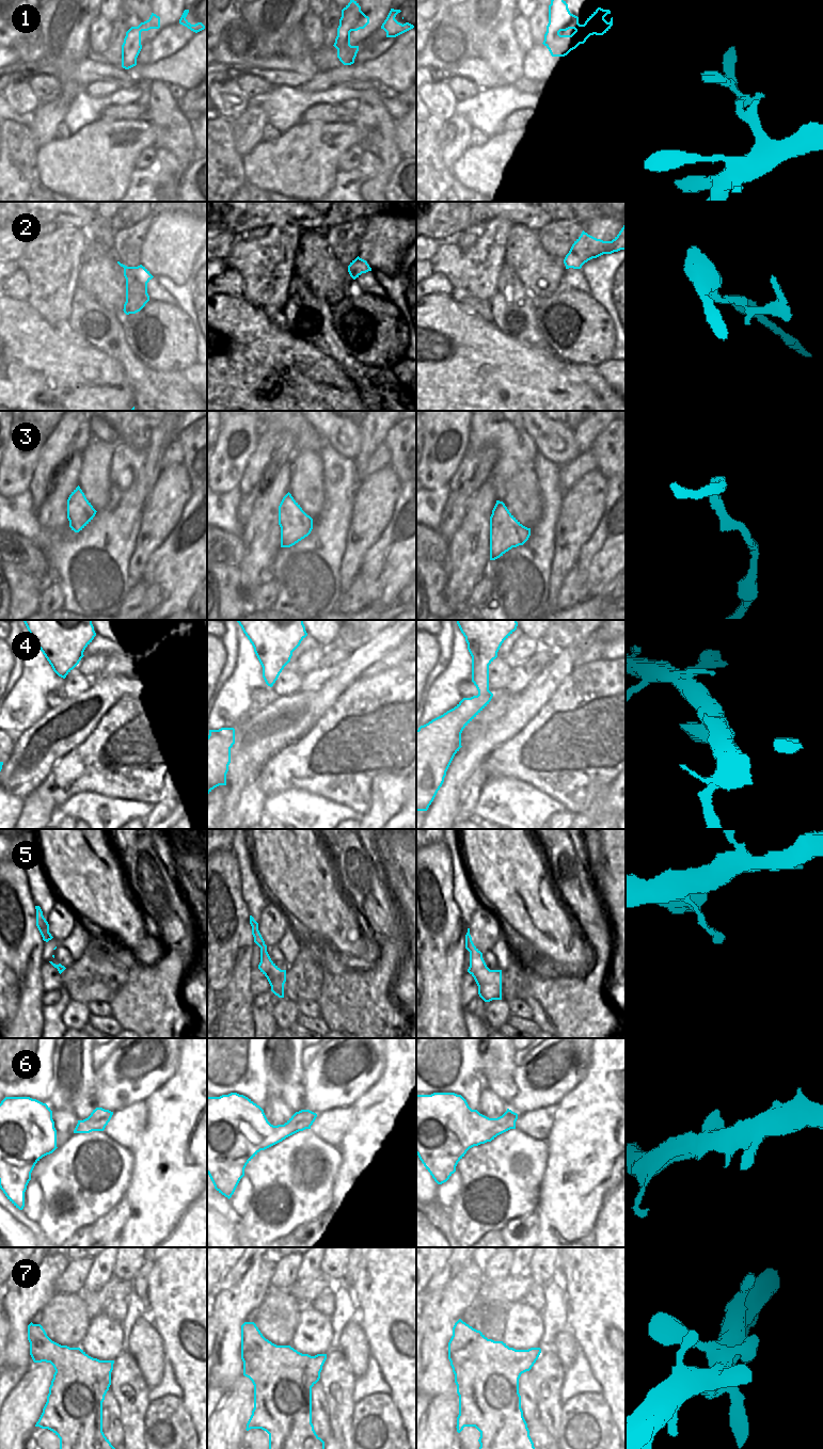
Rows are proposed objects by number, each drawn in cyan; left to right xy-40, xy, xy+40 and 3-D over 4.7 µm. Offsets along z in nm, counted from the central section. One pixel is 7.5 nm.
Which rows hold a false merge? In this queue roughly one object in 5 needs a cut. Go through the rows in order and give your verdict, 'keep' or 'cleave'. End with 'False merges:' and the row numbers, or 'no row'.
1: keep
2: cleave
3: keep
4: keep
5: keep
6: keep
7: keep
False merges: 2

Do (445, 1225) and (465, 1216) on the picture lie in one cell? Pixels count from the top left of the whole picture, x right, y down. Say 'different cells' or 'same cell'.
different cells

